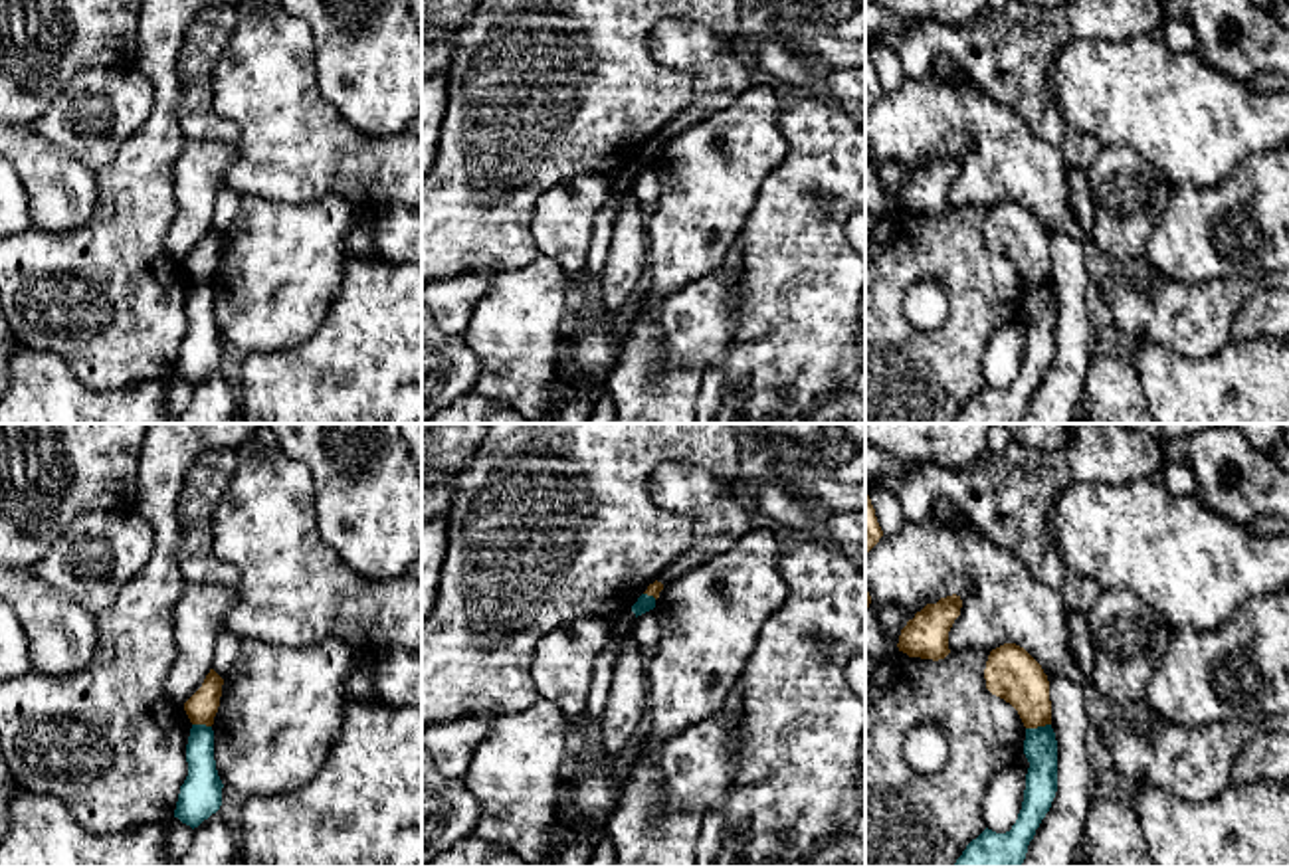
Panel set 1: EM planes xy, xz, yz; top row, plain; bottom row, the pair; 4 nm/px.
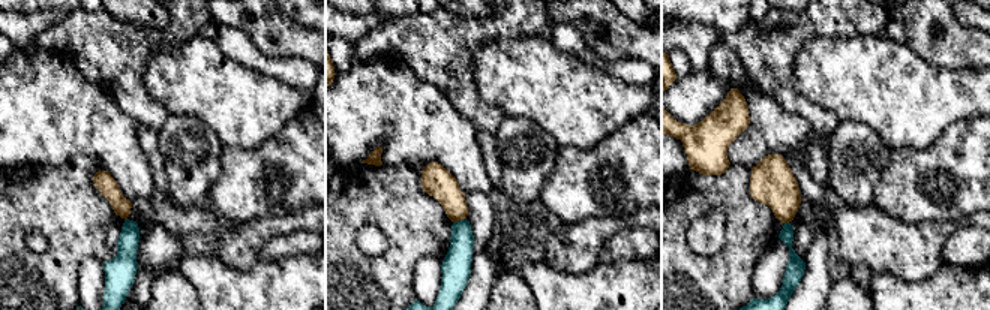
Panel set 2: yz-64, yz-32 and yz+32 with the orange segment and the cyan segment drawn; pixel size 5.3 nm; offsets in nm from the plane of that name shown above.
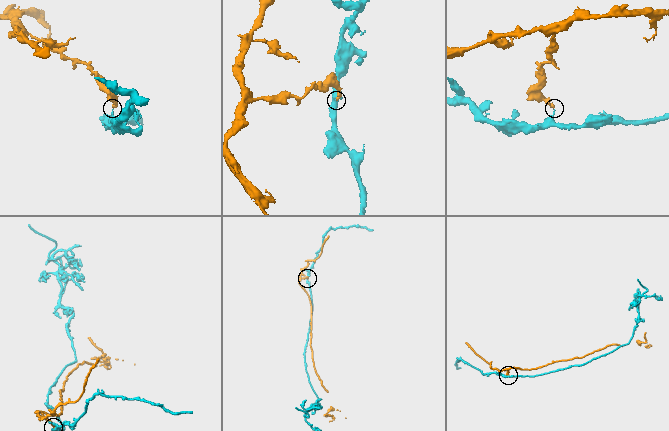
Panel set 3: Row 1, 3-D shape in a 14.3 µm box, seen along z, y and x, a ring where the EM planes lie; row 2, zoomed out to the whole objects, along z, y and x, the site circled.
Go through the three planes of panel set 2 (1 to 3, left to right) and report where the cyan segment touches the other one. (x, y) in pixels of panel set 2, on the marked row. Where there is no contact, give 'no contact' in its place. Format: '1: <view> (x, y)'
1: no contact
2: yz-32 (459, 219)
3: yz+32 (786, 222)

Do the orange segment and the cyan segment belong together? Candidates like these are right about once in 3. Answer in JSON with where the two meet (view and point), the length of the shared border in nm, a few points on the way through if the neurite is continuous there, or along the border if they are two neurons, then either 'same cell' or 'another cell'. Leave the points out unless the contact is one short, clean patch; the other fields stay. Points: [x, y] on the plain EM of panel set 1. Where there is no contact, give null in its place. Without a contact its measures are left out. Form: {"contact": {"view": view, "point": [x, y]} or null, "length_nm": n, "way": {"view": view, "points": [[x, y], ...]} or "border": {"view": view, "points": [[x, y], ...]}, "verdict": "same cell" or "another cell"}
{"contact": {"view": "yz", "point": [1038, 282]}, "length_nm": 110, "border": {"view": "yz", "points": [[1050, 280], [1026, 286]]}, "verdict": "another cell"}

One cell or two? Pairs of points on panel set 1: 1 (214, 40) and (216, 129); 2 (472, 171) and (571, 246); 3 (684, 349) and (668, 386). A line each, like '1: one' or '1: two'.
1: one
2: two
3: two

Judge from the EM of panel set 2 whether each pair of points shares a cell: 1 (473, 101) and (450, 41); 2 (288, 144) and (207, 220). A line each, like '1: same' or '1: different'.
1: same
2: different

